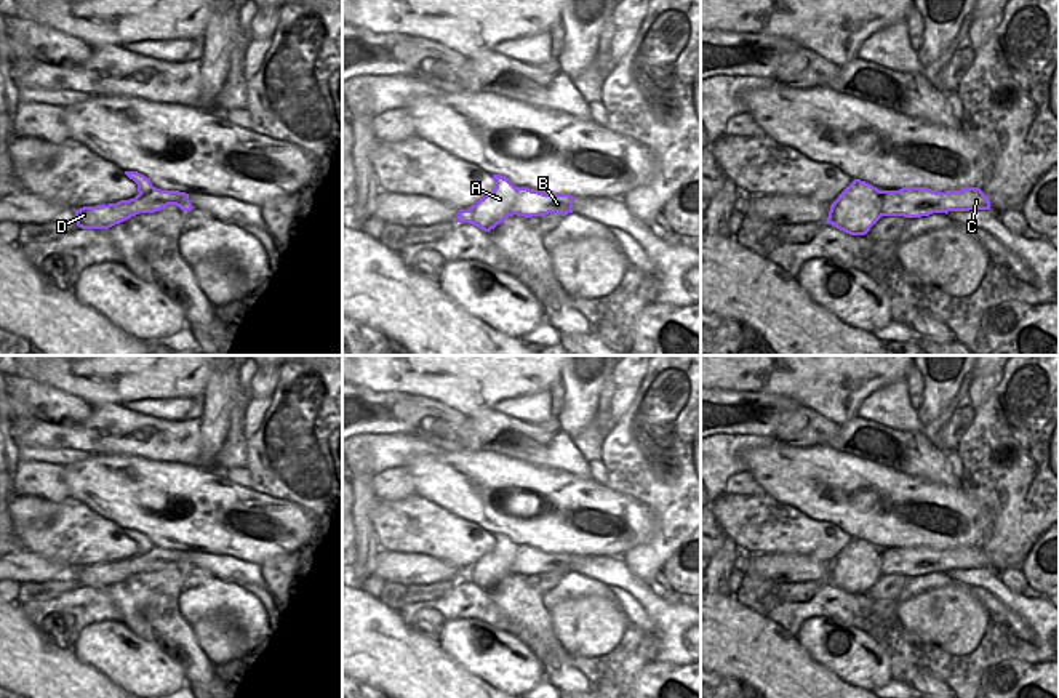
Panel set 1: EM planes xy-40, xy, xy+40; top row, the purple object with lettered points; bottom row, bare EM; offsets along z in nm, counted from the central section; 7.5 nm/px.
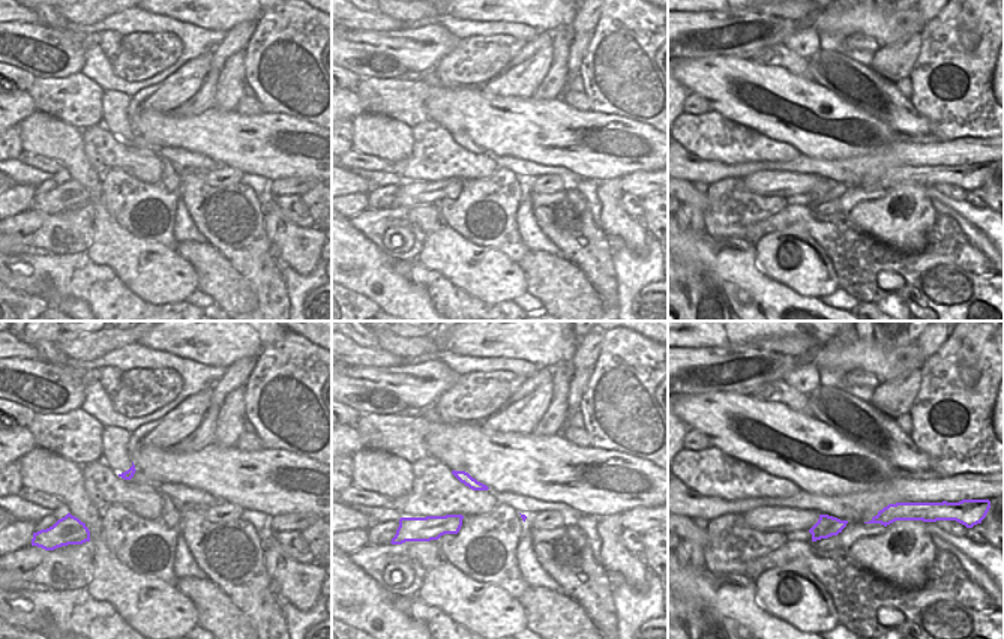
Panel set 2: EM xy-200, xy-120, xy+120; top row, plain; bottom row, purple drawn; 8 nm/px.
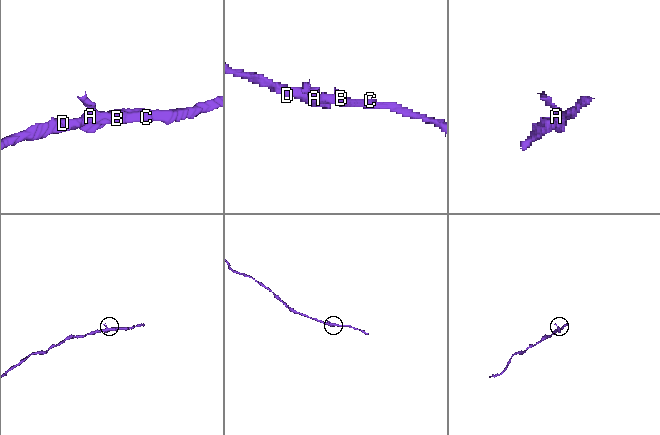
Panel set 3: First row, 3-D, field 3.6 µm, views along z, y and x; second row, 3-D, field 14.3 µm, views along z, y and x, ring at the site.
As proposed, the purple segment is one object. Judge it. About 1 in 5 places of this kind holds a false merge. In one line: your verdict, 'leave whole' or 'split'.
leave whole

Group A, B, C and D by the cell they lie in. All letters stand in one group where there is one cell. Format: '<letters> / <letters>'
A B C D

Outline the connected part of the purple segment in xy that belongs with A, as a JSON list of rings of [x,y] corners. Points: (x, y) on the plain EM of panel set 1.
[[[493,533],[496,546],[469,568],[459,568],[458,581],[469,581],[490,591],[509,575],[545,575],[573,572],[576,556],[569,552],[544,552],[528,546],[515,546],[507,536]]]

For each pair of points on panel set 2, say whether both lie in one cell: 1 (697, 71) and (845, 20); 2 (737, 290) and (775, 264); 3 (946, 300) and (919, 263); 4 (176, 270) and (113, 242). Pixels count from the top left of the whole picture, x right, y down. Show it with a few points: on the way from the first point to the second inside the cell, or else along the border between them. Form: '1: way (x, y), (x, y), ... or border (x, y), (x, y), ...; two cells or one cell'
1: border (698, 57), (733, 56), (751, 60); two cells
2: border (755, 246), (757, 266), (766, 275), (793, 290); two cells
3: border (959, 267), (937, 264), (905, 284); two cells
4: way (161, 270), (150, 270), (128, 257); one cell

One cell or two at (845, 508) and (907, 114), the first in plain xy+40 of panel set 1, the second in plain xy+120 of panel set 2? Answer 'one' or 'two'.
two

